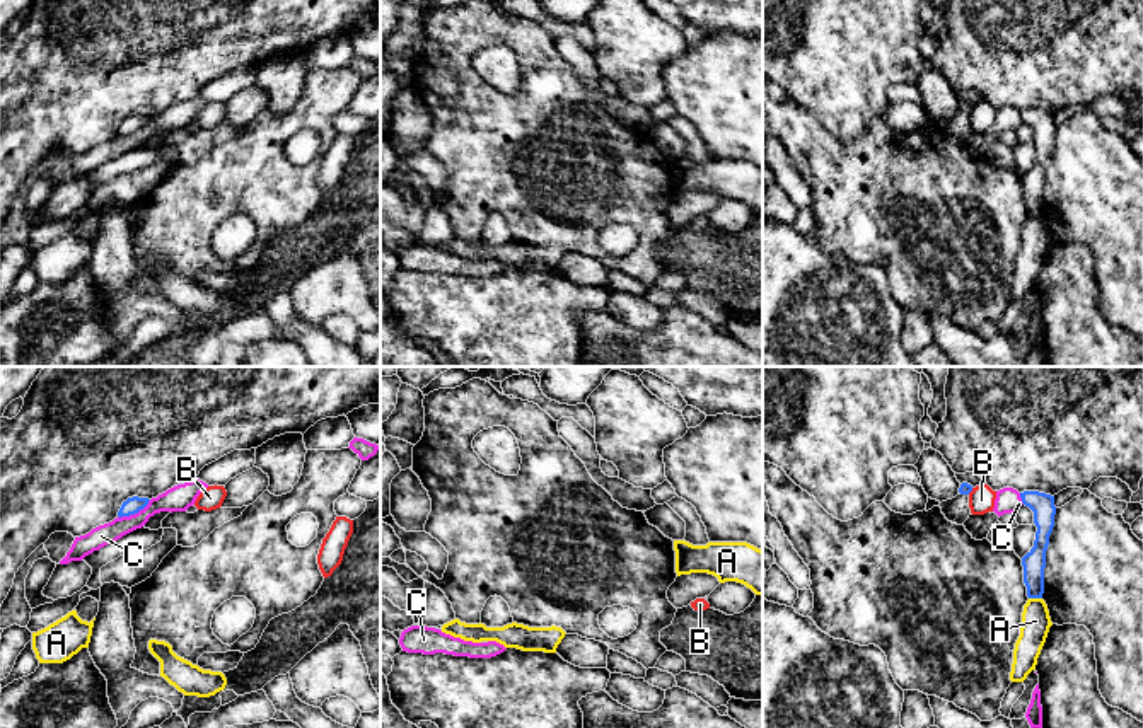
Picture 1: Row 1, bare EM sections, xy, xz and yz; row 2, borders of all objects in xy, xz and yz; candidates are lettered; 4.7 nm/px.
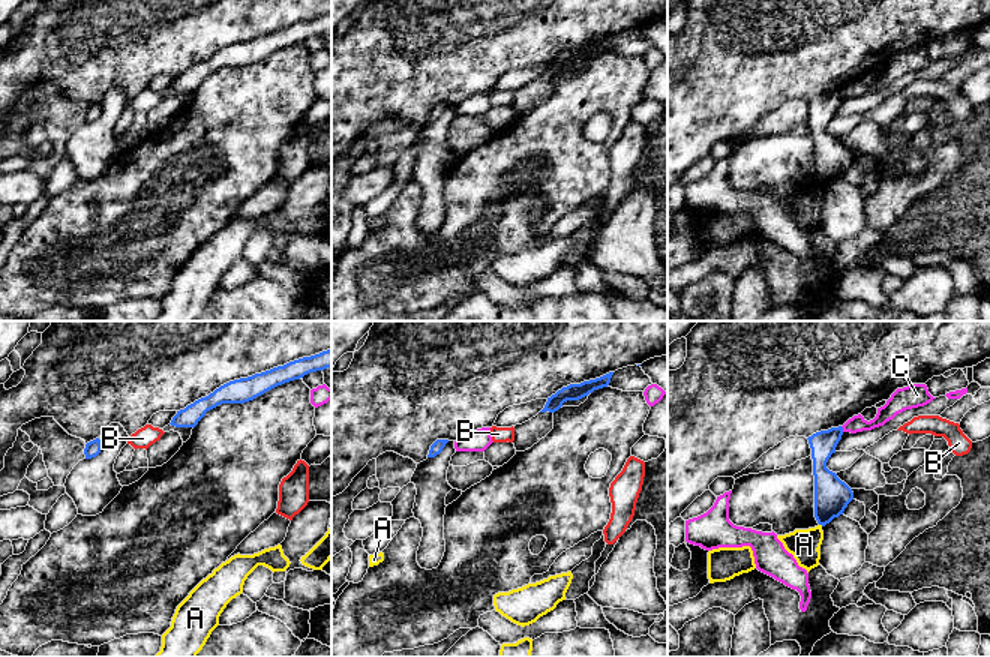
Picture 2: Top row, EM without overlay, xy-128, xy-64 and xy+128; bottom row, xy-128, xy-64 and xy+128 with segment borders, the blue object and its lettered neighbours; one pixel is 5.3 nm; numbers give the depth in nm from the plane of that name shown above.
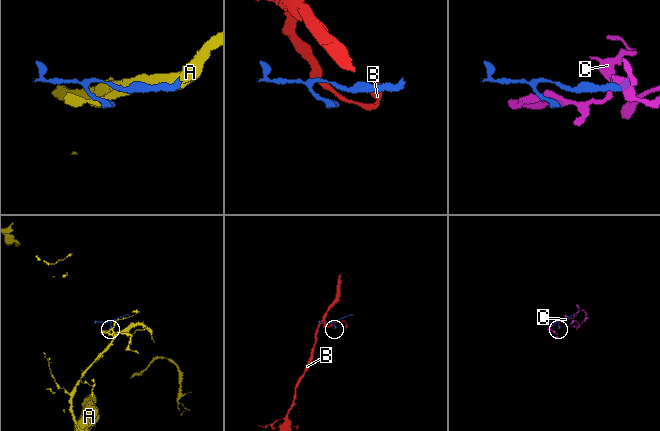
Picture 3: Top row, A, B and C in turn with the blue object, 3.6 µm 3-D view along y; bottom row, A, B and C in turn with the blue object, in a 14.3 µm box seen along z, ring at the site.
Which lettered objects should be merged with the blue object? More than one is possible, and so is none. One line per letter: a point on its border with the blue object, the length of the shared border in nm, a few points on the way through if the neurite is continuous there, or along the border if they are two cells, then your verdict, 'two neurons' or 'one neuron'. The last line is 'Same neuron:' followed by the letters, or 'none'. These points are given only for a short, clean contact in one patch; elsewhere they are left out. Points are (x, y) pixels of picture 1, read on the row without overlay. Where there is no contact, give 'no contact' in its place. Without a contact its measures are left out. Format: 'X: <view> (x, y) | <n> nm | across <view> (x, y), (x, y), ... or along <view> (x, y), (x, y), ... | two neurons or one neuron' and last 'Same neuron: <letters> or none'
A: yz (1036, 215) | 60 nm | along yz (1029, 215), (1041, 217) | two neurons
B: yz (969, 109) | 40 nm | along yz (973, 106), (968, 111) | two neurons
C: xy (133, 132) | 180 nm | two neurons
Same neuron: none

